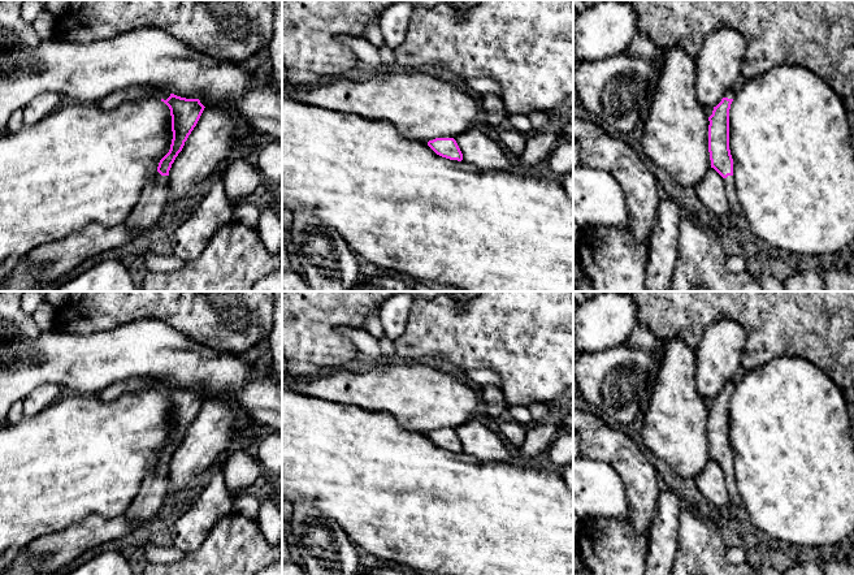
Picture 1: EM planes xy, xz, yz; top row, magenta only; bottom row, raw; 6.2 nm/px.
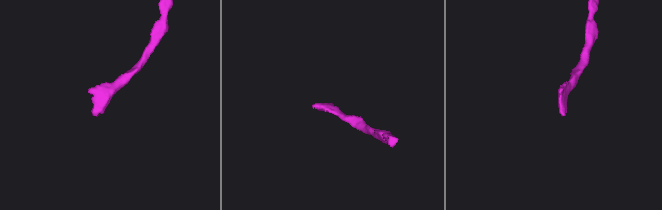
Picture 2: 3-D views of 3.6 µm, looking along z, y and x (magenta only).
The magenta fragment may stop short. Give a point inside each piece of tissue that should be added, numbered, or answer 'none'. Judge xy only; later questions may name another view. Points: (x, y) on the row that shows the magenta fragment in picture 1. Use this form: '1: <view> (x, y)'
1: xy (133, 94)
2: xy (148, 211)

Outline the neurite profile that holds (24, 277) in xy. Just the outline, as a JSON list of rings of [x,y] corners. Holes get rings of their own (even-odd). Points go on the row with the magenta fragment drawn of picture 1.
[[[26,255],[1,281],[0,291],[35,291],[38,278],[45,269],[47,264],[36,264]]]

